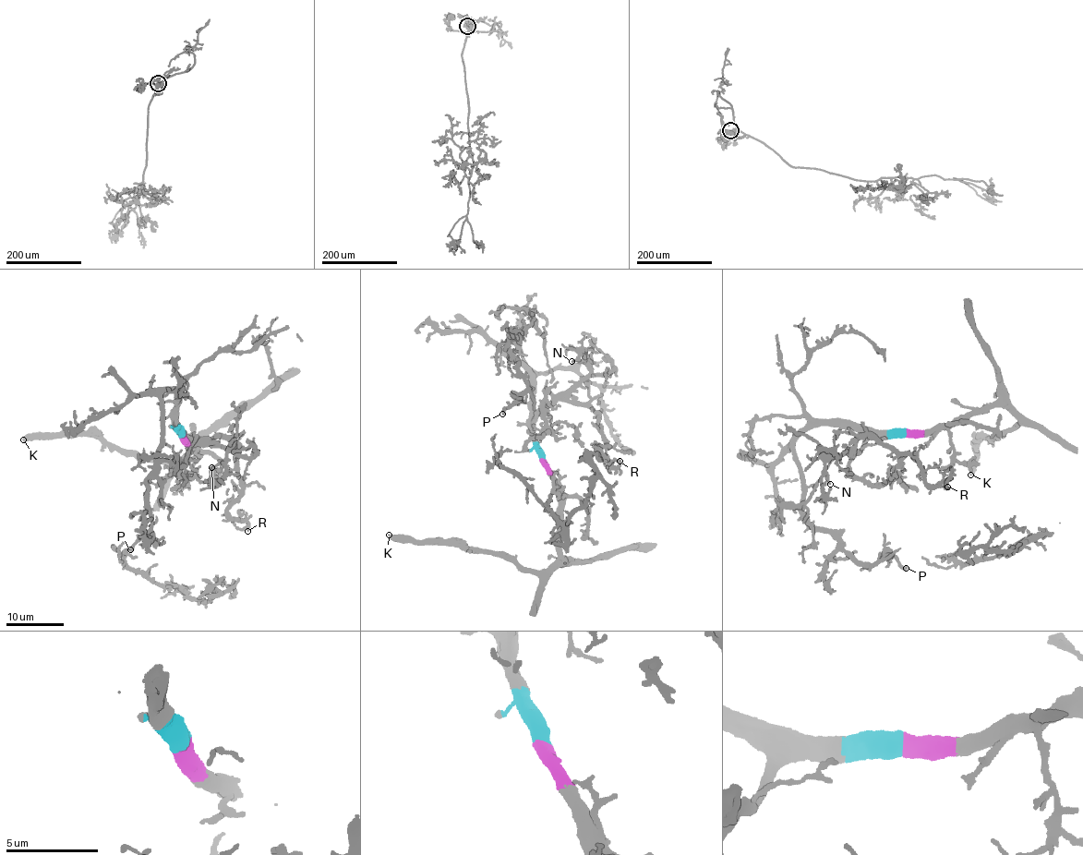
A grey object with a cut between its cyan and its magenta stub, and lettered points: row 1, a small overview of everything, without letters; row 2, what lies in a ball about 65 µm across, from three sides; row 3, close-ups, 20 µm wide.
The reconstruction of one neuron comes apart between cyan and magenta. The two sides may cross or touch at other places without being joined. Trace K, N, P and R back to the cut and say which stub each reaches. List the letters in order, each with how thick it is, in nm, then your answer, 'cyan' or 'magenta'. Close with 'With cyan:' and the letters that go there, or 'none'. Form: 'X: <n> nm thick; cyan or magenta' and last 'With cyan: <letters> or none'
K: 550 nm thick; magenta
N: 170 nm thick; cyan
P: 400 nm thick; cyan
R: 320 nm thick; cyan
With cyan: N, P, R

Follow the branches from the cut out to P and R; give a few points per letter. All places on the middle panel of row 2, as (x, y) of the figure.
P: (542, 459), (535, 436), (533, 379), (512, 355), (516, 335), (510, 339), (510, 358), (526, 388), (501, 414)
R: (542, 459), (536, 416), (558, 400), (591, 410), (607, 444), (597, 450), (607, 463), (619, 461)

